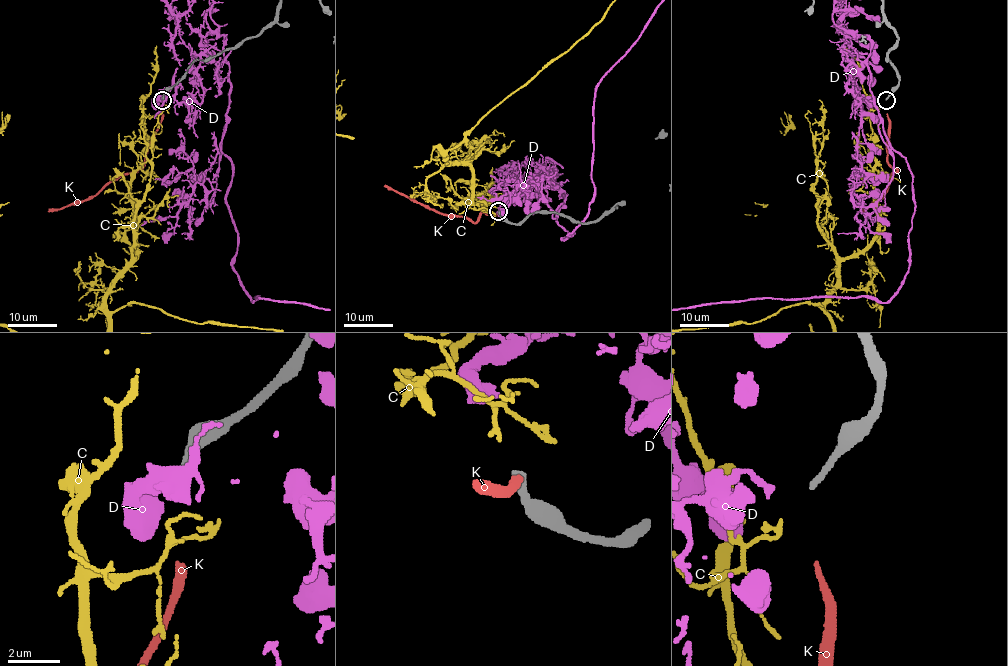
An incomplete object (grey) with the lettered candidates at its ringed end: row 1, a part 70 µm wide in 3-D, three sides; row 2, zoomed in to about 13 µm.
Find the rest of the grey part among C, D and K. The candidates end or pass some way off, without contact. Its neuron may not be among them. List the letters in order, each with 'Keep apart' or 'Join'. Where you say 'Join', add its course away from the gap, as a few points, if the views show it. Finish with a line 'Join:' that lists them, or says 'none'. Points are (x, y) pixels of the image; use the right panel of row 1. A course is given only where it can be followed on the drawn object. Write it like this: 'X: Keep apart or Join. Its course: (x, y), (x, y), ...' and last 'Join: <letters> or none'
C: Keep apart
D: Keep apart
K: Join. Its course: (886, 113), (888, 162), (898, 170), (891, 174), (885, 193), (860, 211)
Join: K

